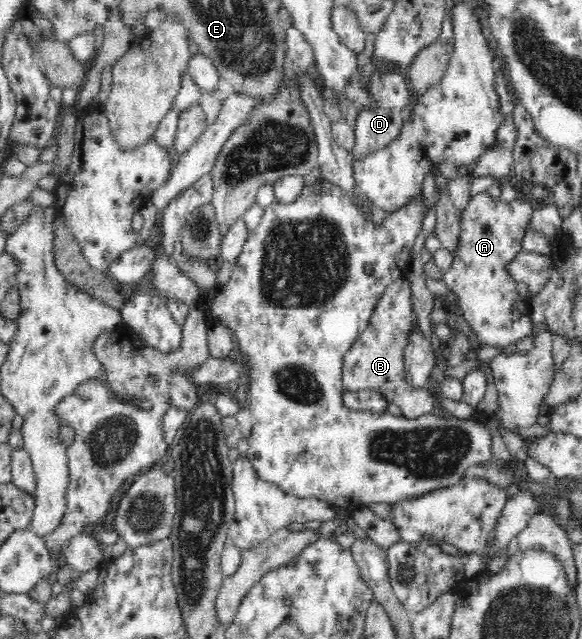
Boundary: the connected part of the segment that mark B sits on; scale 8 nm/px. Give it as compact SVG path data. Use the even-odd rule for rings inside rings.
M403 276L394 280L391 286L387 287L387 290L383 292L367 329L363 331L357 338L357 341L344 354L341 377L343 389L347 391L373 390L379 392L387 402L397 404L400 407L401 416L404 419L422 418L424 415L436 412L435 407L439 407L438 410L445 409L444 412L448 412L454 417L459 417L459 419L469 419L476 413L476 410L463 400L449 400L442 395L442 399L438 400L439 403L434 404L435 398L429 391L409 391L409 386L403 380L404 354L406 347L410 344L410 339L417 334L417 331L419 331L419 328L417 326L417 312L414 310L414 295L411 290L411 281L409 281L408 277Z

